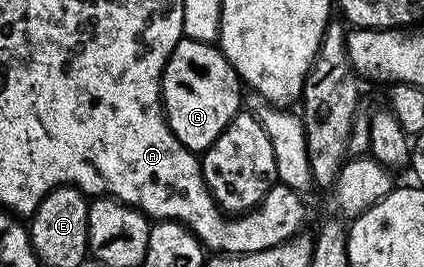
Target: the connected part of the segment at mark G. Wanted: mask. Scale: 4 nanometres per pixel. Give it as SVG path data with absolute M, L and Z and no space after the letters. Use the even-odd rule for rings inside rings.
M181 37L180 42L170 52L168 63L164 65L164 72L160 80L160 93L164 116L168 120L168 126L174 132L174 136L187 150L203 152L218 140L218 136L228 127L235 114L241 113L240 90L242 83L236 77L236 69L225 60L224 53L213 43L199 42L193 38Z

